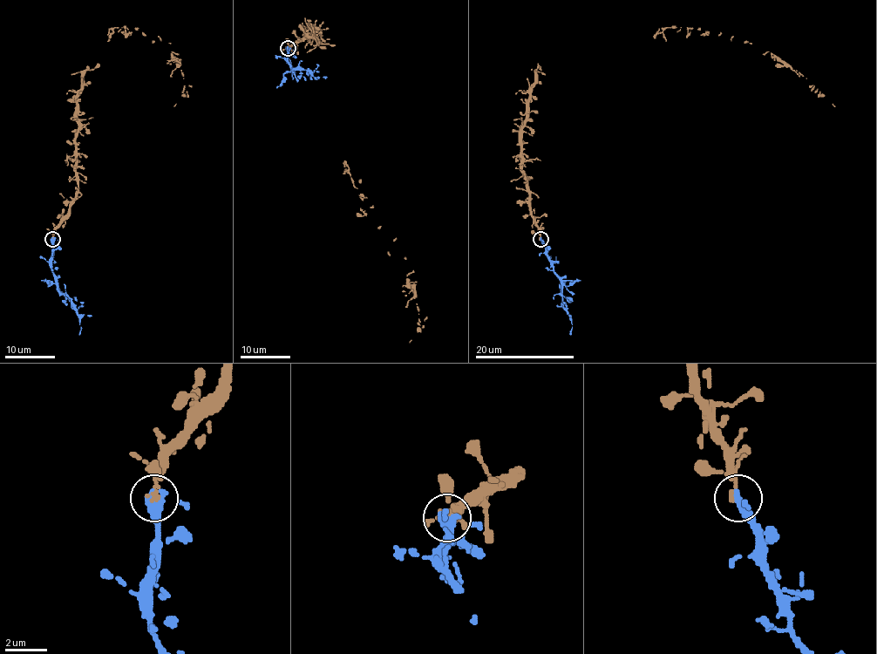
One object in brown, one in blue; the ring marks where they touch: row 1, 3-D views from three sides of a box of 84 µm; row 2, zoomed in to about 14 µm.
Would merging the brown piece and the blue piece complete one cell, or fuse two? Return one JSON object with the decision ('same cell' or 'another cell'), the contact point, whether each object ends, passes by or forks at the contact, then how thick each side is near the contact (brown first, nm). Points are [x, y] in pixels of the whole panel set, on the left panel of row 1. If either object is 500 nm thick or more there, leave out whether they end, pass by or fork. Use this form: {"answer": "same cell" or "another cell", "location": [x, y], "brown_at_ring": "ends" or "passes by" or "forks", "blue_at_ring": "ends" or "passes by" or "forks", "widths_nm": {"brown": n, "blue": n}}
{"answer": "same cell", "location": [52, 239], "brown_at_ring": "ends", "blue_at_ring": "passes by", "widths_nm": {"brown": 280, "blue": 380}}

